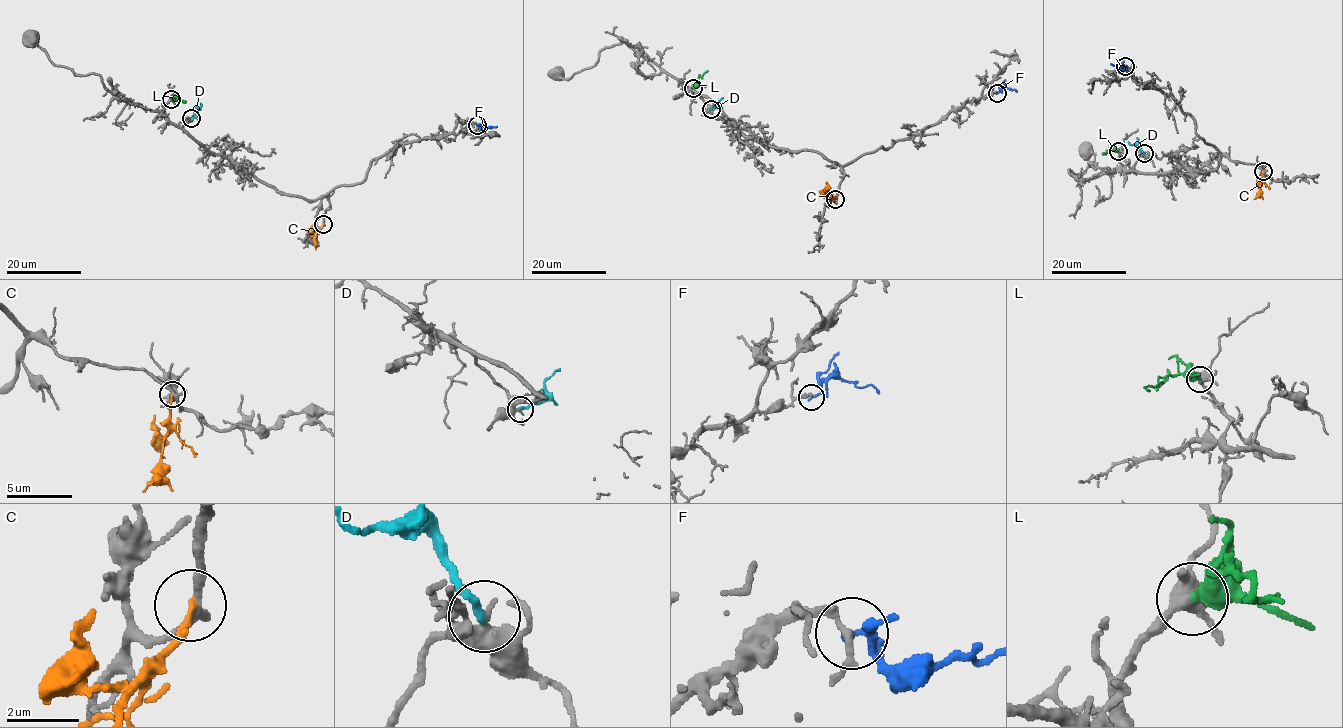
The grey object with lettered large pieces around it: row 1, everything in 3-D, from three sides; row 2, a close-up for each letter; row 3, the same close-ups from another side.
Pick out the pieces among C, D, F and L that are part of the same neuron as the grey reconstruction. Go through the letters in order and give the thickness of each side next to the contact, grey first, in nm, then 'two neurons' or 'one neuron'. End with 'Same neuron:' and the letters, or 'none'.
C: 260/170 nm | two neurons
D: 320/200 nm | two neurons
F: 190/170 nm | two neurons
L: 380/440 nm | one neuron
Same neuron: L

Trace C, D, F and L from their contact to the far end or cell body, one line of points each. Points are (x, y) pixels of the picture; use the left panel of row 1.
C: (322, 224), (316, 233), (315, 246)
D: (191, 118), (201, 104)
F: (477, 125), (482, 128), (497, 126)
L: (171, 99), (174, 96), (186, 102)

